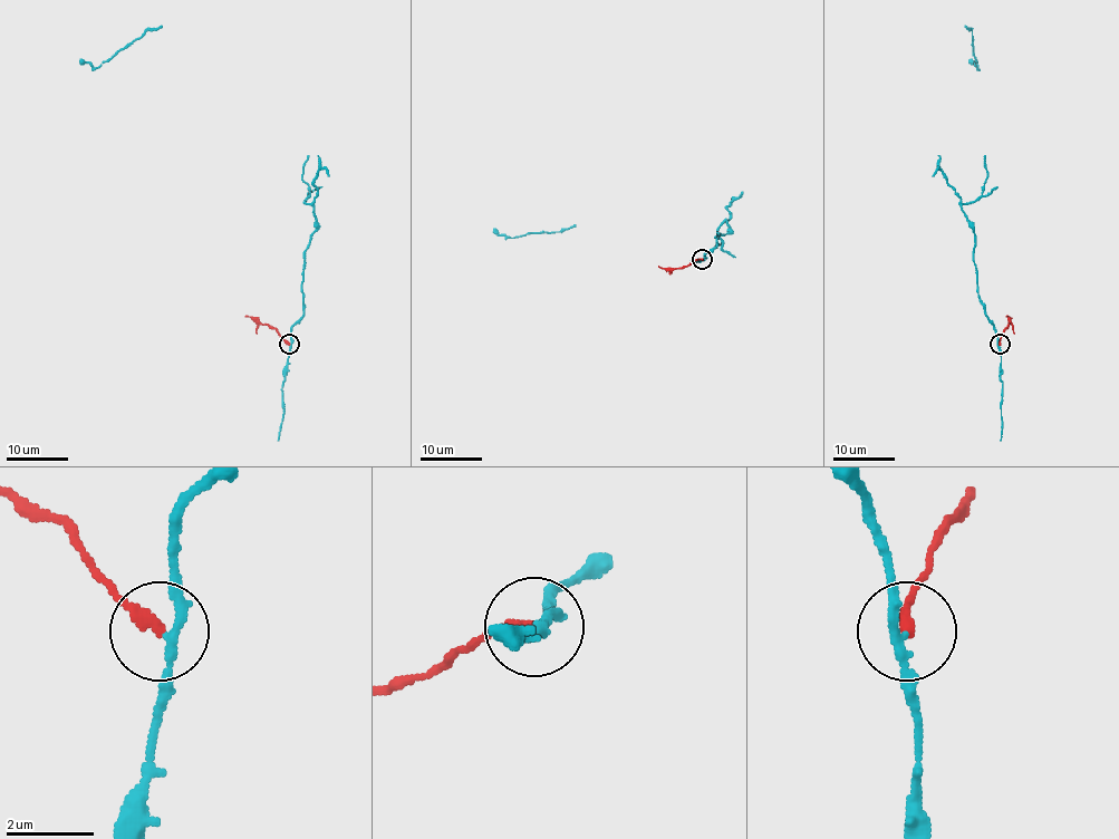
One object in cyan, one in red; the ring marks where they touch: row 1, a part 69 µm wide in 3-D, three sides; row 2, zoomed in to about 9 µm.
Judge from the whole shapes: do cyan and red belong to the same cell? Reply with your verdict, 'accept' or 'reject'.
reject

